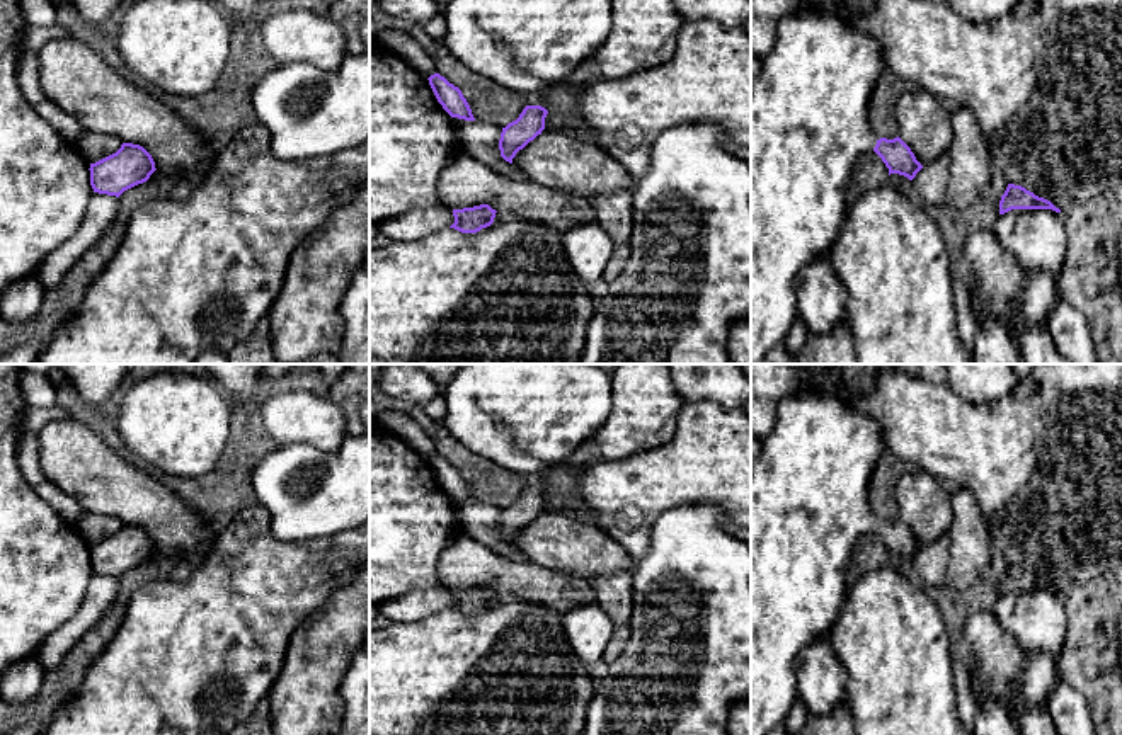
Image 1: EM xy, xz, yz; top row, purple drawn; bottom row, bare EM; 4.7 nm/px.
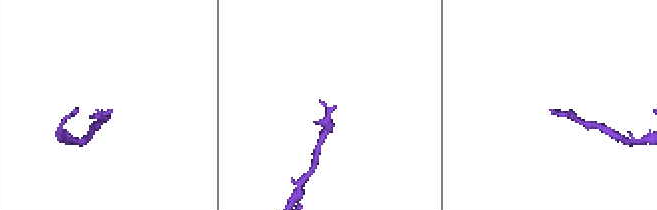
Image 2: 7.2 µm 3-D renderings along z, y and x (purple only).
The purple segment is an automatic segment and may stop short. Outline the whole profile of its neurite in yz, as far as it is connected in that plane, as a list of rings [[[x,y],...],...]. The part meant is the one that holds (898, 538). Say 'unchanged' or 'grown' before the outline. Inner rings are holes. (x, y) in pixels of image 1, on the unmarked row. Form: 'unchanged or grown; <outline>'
grown; [[[829,364],[822,371],[841,381],[841,390],[802,390],[785,396],[776,422],[763,441],[763,453],[751,470],[751,735],[768,735],[785,723],[799,698],[795,658],[802,648],[827,635],[846,599],[848,560],[856,541],[875,533],[890,555],[913,561],[923,546],[897,517],[877,521],[868,504],[873,470],[885,449],[880,425],[862,413],[853,396],[870,393],[884,371],[902,364]]]

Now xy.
unchanged; [[[123,524],[116,534],[90,544],[89,551],[94,573],[119,578],[124,572],[146,563],[157,550],[143,527]]]

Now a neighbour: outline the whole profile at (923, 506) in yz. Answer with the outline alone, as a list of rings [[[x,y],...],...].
[[[921,470],[907,473],[896,485],[896,502],[897,517],[923,548],[948,534],[953,509],[950,493],[943,490],[940,480]]]

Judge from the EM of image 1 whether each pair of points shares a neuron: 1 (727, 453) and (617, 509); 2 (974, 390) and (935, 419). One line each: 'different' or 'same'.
1: same
2: different

